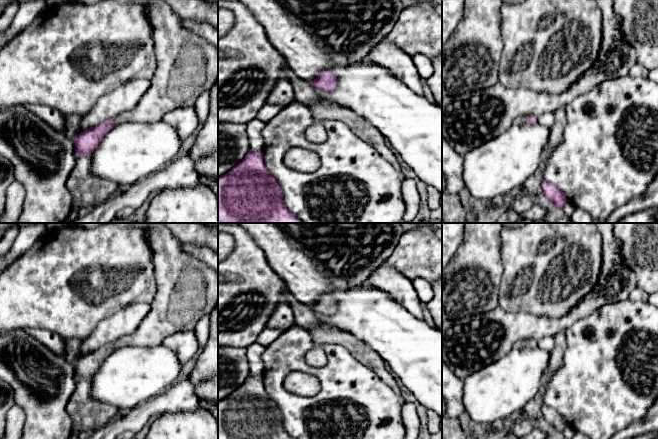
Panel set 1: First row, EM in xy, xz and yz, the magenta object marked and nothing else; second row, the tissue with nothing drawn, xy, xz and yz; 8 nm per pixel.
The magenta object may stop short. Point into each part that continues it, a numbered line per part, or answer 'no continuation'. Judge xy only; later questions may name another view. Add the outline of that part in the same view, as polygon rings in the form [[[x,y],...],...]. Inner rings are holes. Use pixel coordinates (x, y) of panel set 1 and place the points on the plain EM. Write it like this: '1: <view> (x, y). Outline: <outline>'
1: xy (187, 289). Outline: [[[150,223],[145,230],[150,232],[150,246],[153,249],[153,266],[157,283],[157,293],[151,303],[151,310],[134,333],[123,336],[114,343],[116,348],[123,346],[152,347],[178,331],[194,330],[198,321],[208,315],[218,303],[218,275],[207,264],[185,253],[182,243],[163,223]]]

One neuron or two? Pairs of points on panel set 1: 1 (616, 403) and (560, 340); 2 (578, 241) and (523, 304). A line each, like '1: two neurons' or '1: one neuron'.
1: two neurons
2: one neuron

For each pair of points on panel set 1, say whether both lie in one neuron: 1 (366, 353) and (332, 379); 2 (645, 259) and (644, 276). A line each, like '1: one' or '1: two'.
1: two
2: one

